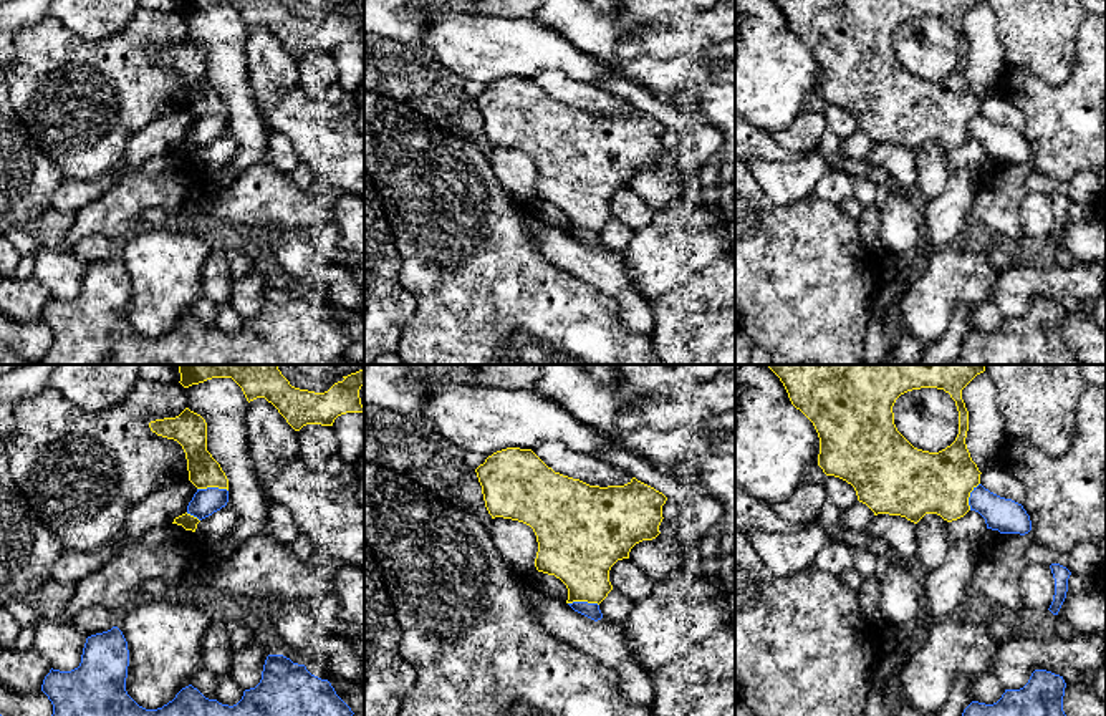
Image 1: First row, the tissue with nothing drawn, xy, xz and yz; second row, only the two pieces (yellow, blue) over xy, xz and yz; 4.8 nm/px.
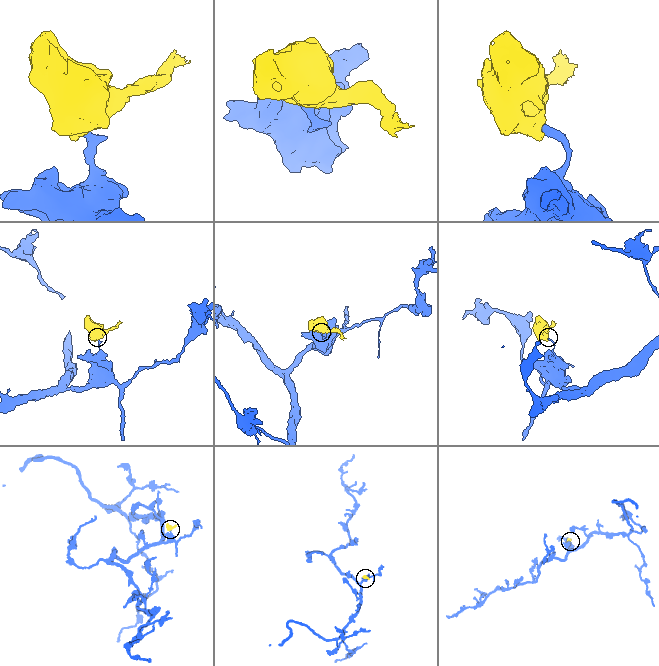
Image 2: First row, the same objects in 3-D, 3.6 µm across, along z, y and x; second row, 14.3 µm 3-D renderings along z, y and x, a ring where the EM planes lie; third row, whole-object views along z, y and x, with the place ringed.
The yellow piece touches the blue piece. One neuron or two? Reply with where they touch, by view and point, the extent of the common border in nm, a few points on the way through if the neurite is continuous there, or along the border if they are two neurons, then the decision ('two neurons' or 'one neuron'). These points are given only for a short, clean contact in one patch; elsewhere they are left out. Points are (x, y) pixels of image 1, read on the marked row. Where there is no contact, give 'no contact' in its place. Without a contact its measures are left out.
xy (212, 486) | 150 nm | along xy (197, 488), (224, 488), (227, 491) | two neurons

